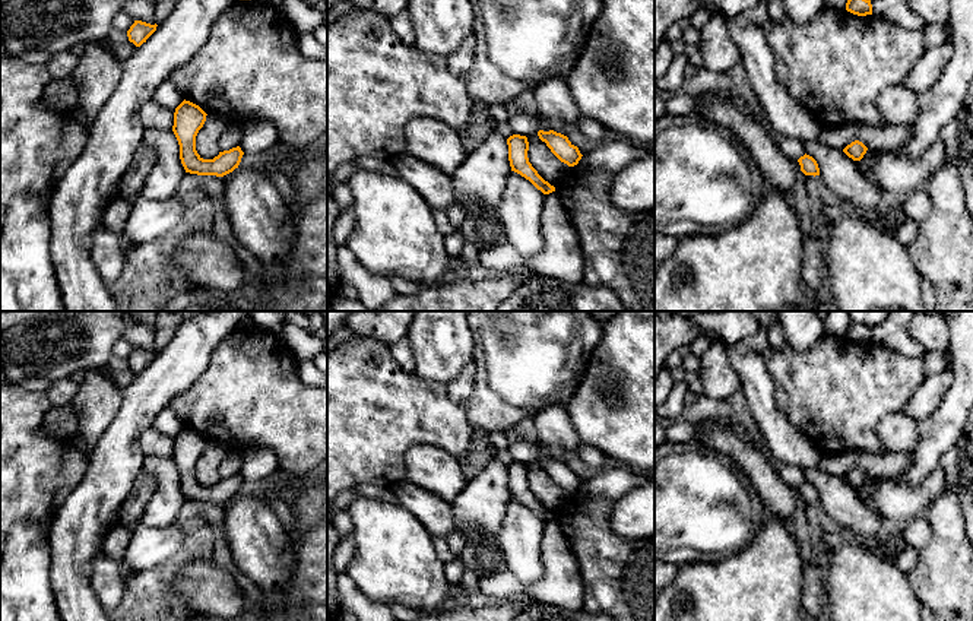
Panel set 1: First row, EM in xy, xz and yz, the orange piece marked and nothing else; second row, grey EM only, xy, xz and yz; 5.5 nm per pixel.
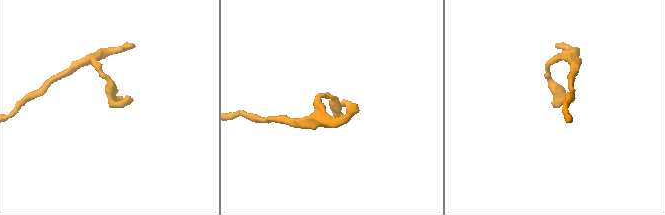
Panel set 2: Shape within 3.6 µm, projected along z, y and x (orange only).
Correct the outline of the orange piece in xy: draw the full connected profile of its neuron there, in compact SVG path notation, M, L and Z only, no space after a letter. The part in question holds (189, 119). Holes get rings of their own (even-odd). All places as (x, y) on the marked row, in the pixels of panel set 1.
M183 101L174 113L172 132L180 145L180 159L186 172L224 177L238 168L244 152L240 146L203 159L196 151L196 136L206 121L206 113L190 101Z

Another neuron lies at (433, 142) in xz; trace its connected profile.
M418 118L405 129L406 153L412 155L447 175L463 164L468 153L457 130L441 121Z

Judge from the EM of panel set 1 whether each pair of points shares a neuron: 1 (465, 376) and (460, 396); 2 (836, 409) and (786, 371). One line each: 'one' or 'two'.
1: one
2: one

